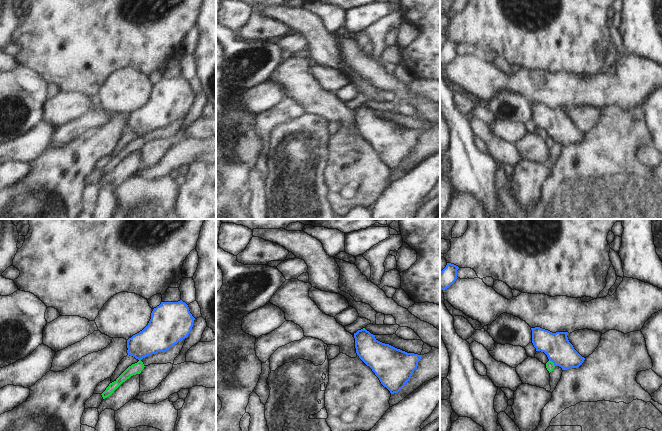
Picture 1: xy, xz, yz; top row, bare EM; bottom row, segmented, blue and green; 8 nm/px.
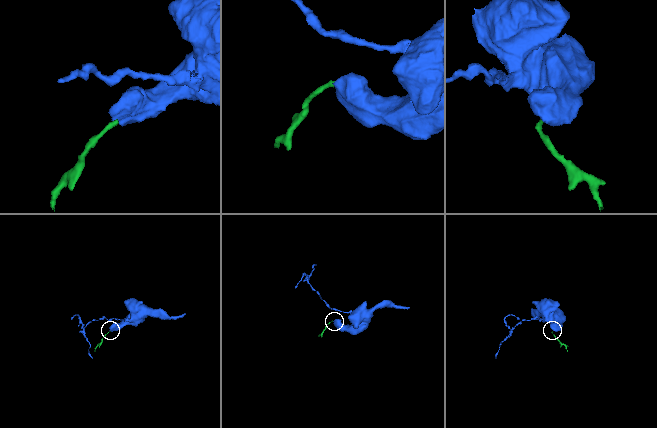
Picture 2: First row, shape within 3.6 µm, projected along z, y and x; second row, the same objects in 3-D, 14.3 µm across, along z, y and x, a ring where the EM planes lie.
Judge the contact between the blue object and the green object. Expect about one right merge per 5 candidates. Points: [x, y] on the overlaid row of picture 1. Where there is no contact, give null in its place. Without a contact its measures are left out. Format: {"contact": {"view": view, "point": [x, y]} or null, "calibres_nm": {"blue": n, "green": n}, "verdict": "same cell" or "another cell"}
{"contact": {"view": "yz", "point": [552, 361]}, "calibres_nm": {"blue": 220, "green": 70}, "verdict": "another cell"}

